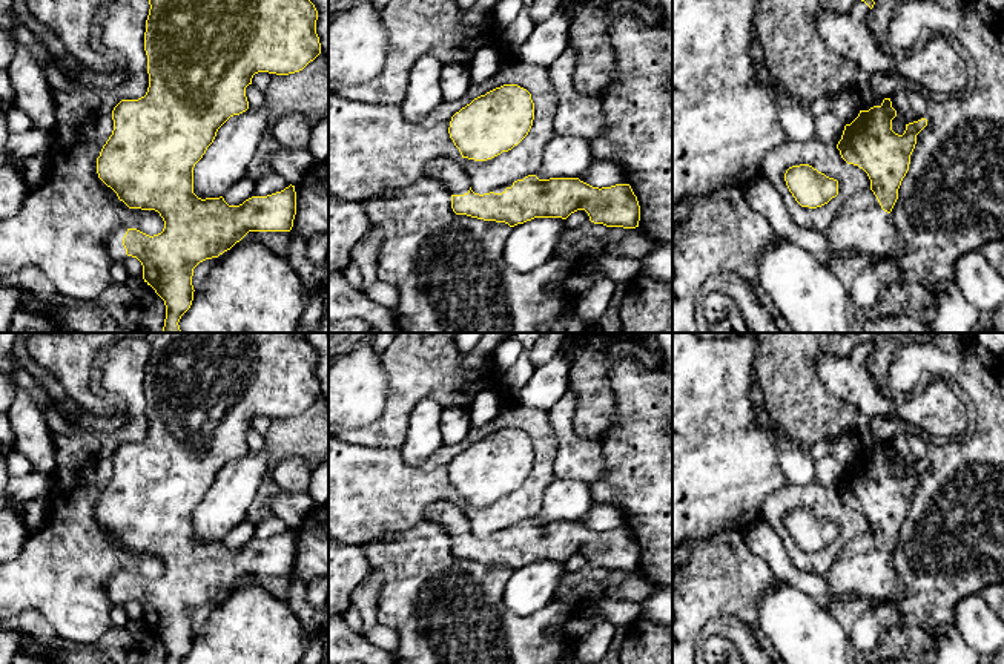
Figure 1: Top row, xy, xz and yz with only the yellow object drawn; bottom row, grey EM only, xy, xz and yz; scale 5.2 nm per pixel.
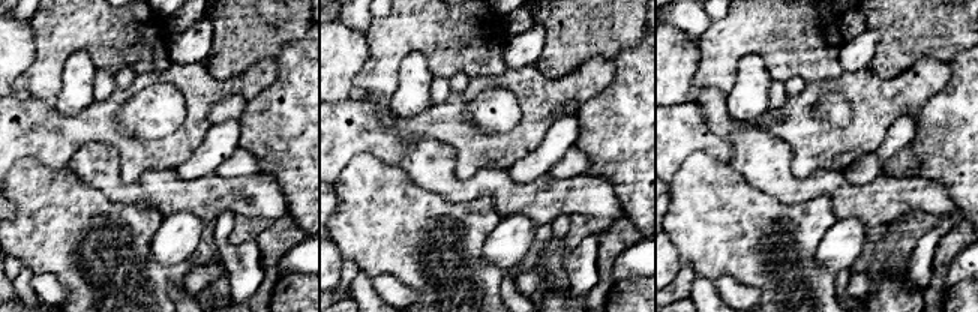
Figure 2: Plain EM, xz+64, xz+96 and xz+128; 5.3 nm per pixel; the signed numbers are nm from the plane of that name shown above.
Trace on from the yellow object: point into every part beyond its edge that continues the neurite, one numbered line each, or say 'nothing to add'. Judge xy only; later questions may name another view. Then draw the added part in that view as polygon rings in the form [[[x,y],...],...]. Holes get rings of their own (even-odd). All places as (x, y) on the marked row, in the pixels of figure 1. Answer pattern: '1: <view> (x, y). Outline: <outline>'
1: xy (114, 243). Outline: [[[126,227],[115,228],[106,239],[106,248],[115,262],[124,264],[127,259],[126,248],[123,245],[123,238],[126,235]]]

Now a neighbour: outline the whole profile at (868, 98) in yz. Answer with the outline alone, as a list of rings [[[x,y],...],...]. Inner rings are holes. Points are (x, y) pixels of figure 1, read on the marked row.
[[[867,87],[860,94],[858,101],[861,110],[869,110],[874,106],[881,106],[883,98],[880,98],[870,87]]]

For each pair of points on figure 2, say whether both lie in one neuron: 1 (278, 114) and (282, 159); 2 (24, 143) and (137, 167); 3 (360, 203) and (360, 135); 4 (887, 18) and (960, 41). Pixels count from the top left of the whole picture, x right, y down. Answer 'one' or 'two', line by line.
1: one
2: one
3: two
4: one

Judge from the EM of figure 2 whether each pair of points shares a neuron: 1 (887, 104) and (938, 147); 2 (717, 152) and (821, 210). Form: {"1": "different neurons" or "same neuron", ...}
{"1": "different neurons", "2": "different neurons"}

